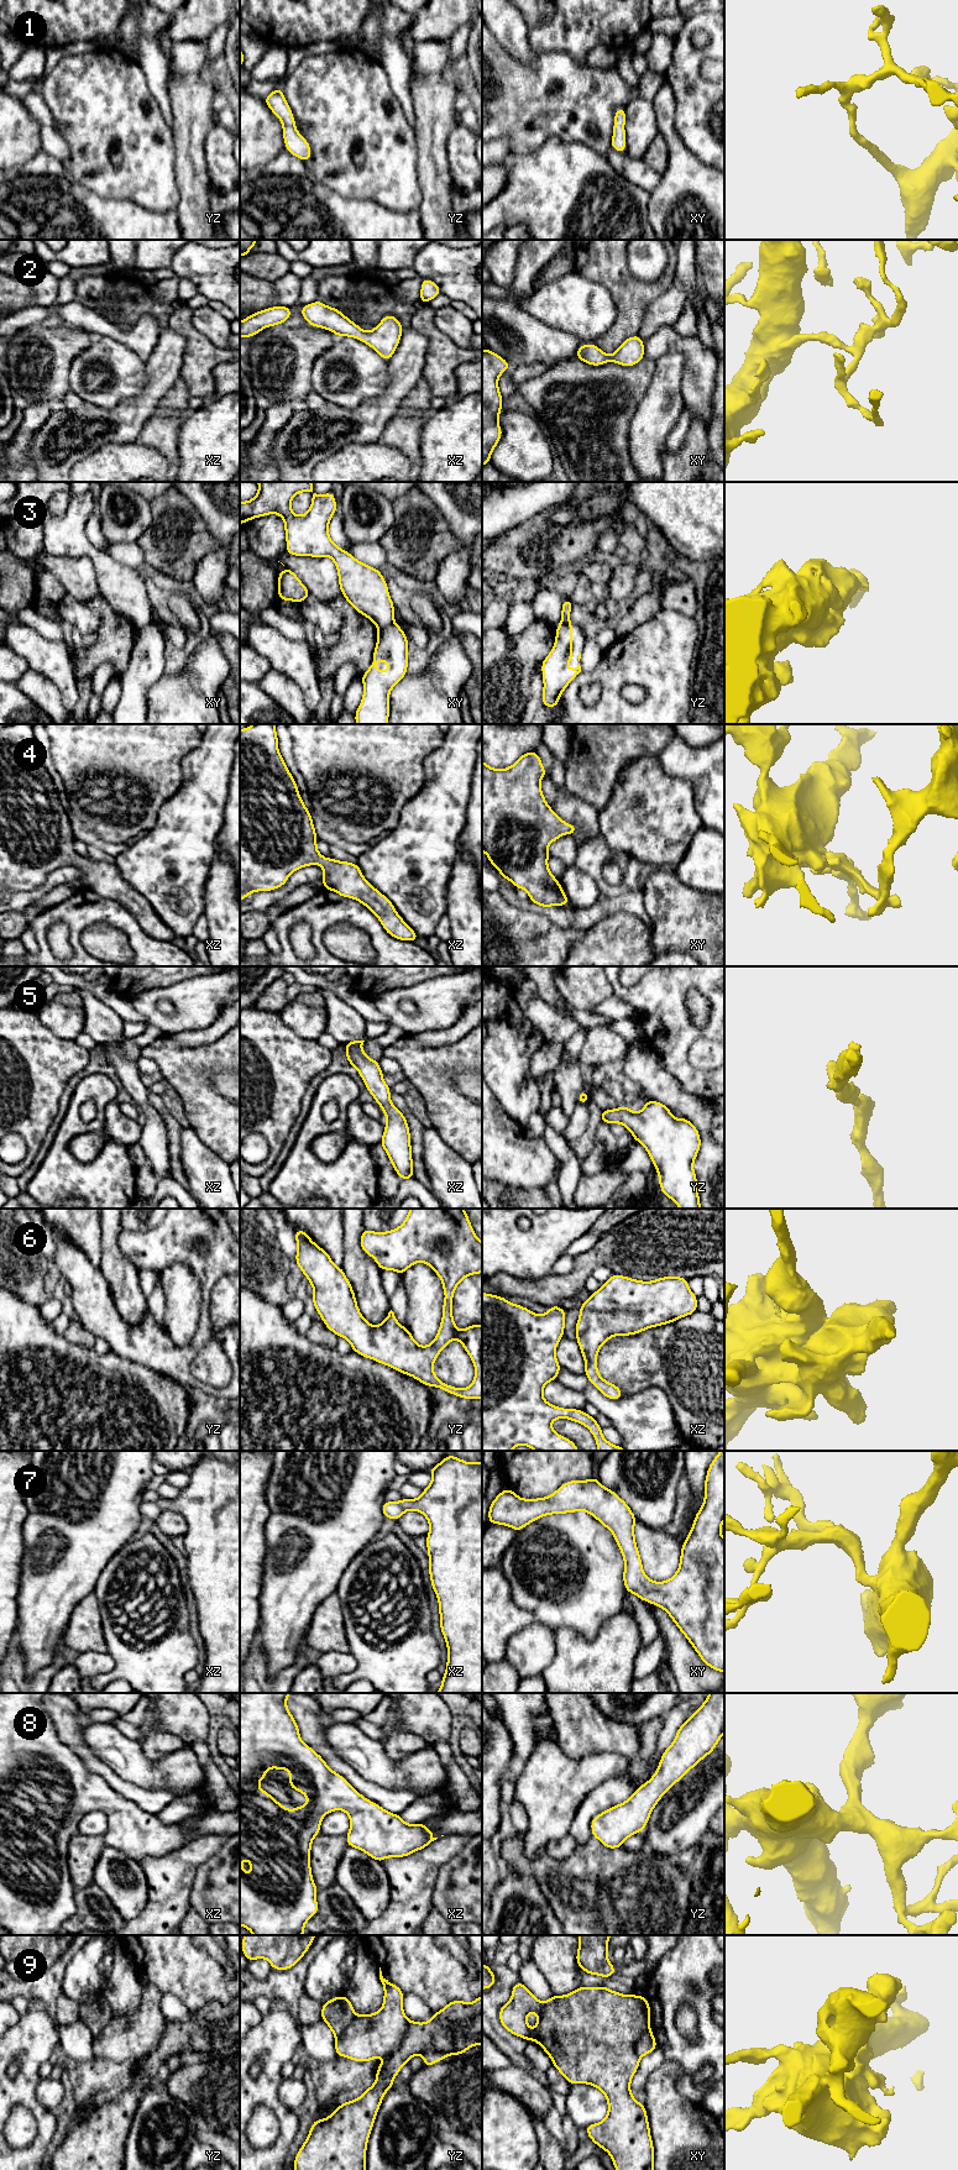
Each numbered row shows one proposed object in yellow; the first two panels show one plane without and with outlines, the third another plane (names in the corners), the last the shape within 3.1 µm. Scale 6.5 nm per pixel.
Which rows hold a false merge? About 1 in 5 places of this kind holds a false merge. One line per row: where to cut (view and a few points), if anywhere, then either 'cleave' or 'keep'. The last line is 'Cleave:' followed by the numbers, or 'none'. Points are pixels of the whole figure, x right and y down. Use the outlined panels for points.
1: no cut; keep
2: no cut; keep
3: cut in xy along (393, 622), (378, 629); cleave
4: no cut; keep
5: no cut; keep
6: no cut; keep
7: no cut; keep
8: no cut; keep
9: no cut; keep
Cleave: 3

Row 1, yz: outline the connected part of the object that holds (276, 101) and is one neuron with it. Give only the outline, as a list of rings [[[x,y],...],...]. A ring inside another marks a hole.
[[[281,88],[273,90],[265,98],[266,105],[281,120],[286,150],[302,161],[312,158],[312,148],[308,141],[295,129],[294,116],[286,101]]]

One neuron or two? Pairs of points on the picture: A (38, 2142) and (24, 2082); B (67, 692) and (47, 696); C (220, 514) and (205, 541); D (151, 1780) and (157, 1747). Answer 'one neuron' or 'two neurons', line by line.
A: one neuron
B: two neurons
C: two neurons
D: two neurons

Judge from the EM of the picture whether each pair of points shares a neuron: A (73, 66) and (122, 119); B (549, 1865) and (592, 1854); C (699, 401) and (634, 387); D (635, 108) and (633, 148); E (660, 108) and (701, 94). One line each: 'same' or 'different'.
A: same
B: same
C: different
D: same
E: different

